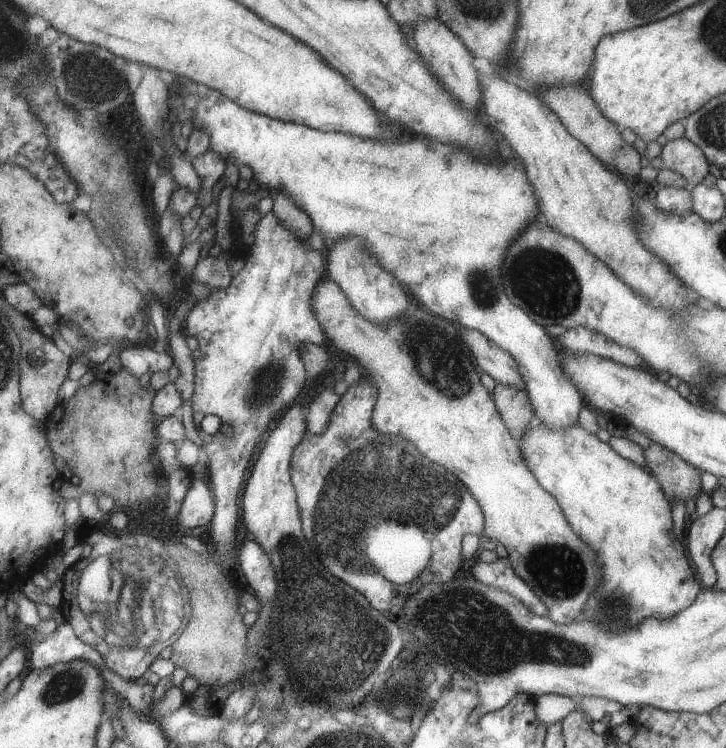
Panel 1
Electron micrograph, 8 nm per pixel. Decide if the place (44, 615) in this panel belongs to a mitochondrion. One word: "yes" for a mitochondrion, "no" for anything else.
no

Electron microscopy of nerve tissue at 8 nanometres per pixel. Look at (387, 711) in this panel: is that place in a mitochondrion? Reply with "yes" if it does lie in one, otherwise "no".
yes

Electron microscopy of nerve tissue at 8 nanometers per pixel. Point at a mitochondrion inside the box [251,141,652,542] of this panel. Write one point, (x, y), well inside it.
(544, 280)

